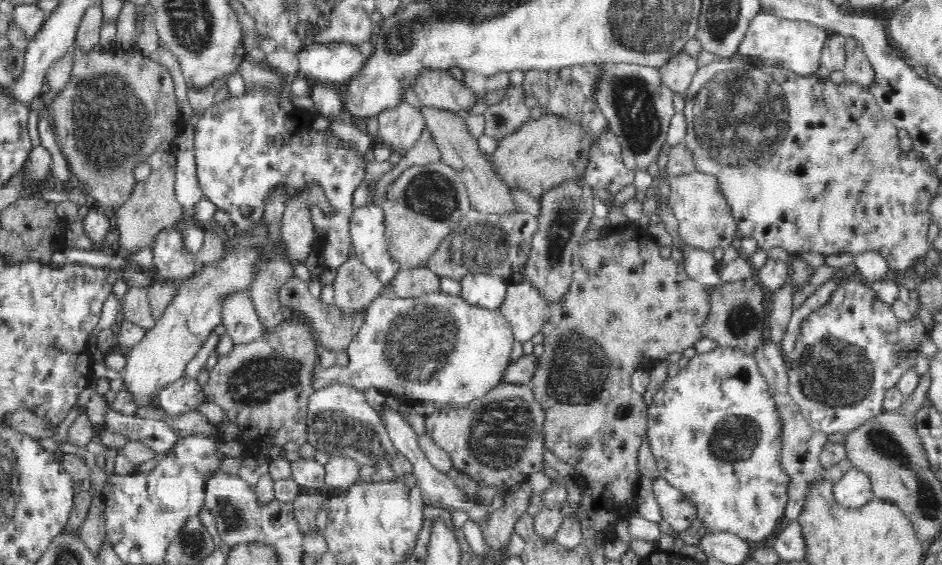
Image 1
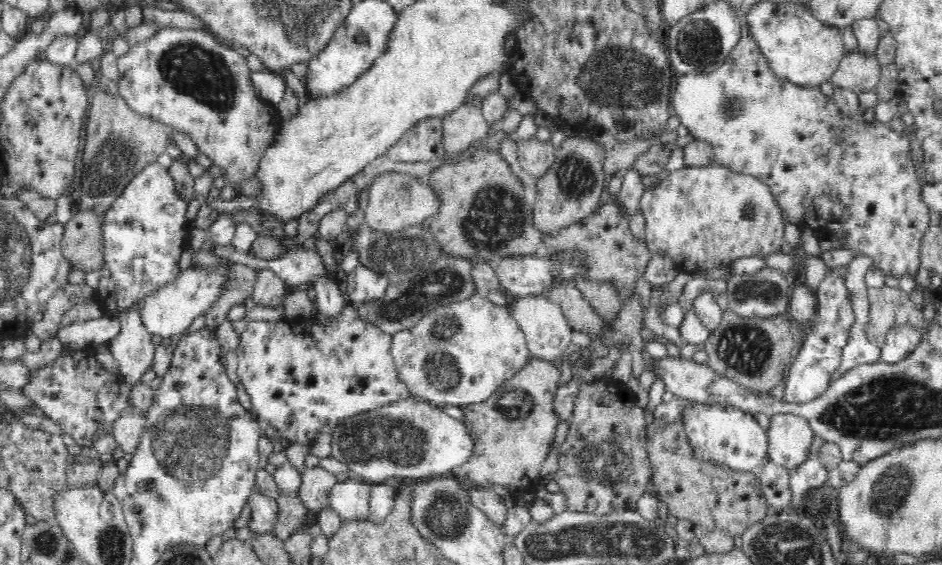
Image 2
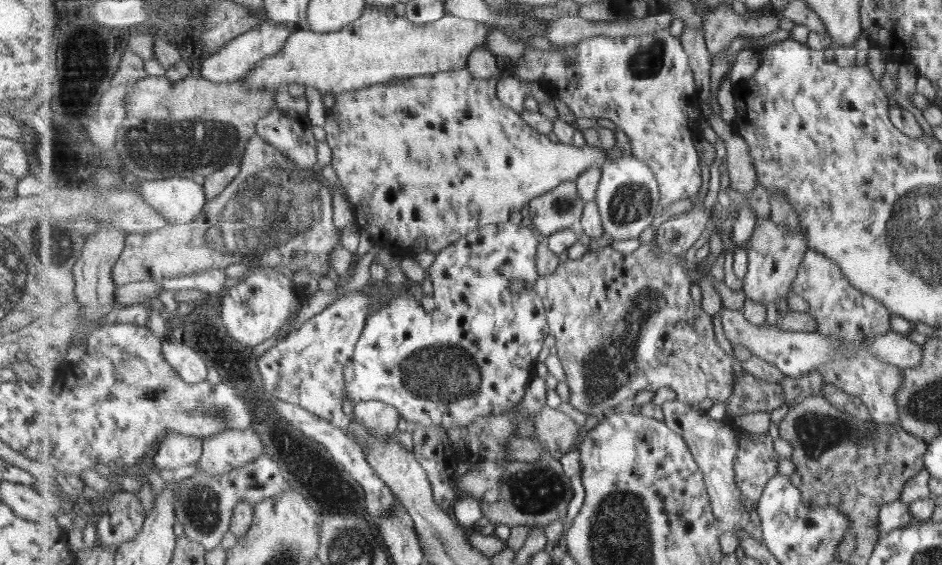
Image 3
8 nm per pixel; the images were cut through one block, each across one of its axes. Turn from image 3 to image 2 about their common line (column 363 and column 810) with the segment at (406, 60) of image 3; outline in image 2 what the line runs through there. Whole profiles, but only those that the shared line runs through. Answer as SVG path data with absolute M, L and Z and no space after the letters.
M763 1L752 6L743 19L756 37L774 75L801 87L820 87L831 80L846 55L840 30L818 23L805 4Z

